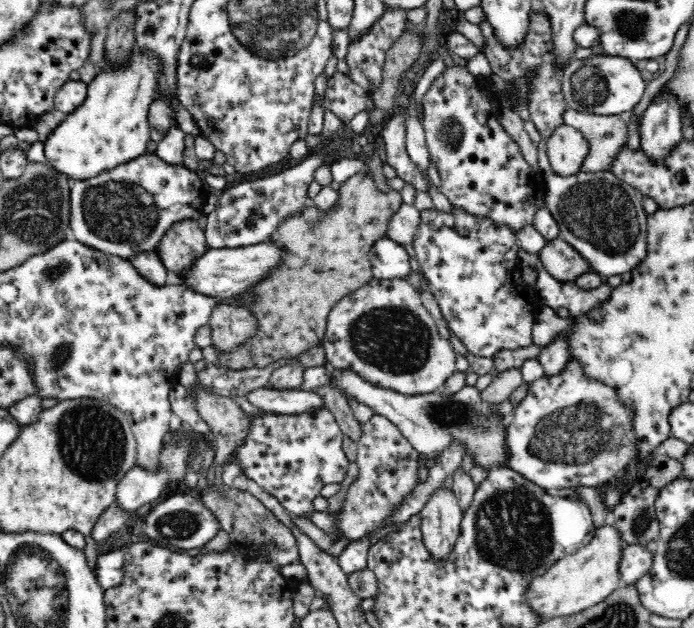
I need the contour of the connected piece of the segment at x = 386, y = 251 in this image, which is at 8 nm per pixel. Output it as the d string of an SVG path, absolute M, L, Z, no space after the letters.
M387 237L378 240L369 256L373 276L377 279L403 278L411 270L408 258L400 244Z

